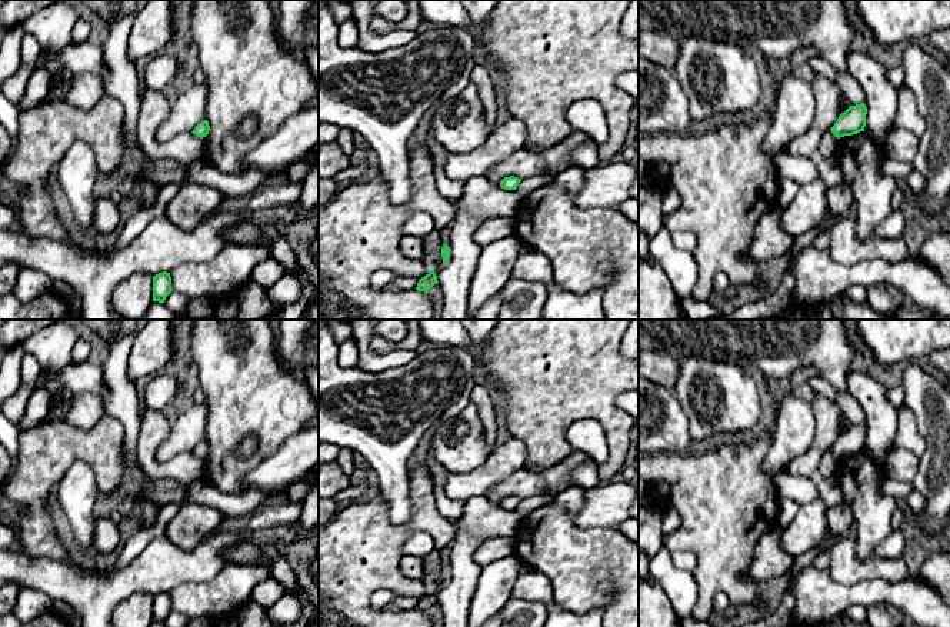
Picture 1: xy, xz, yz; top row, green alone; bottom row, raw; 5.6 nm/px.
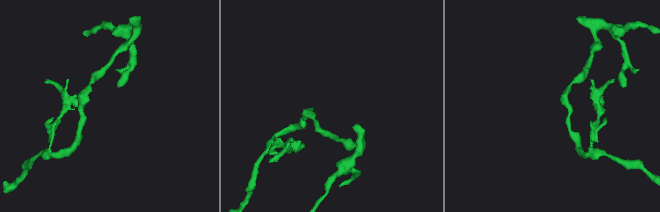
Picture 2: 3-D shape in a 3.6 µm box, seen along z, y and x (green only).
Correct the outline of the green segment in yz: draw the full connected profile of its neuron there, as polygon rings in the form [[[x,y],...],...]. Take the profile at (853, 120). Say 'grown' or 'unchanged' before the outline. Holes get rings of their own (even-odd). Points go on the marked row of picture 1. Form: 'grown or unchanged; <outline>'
unchanged; [[[864,103],[850,106],[844,113],[839,116],[837,121],[830,130],[837,139],[864,131],[866,114],[867,107]]]

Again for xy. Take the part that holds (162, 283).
unchanged; [[[163,271],[153,276],[153,301],[164,303],[166,297],[173,291],[170,273]]]

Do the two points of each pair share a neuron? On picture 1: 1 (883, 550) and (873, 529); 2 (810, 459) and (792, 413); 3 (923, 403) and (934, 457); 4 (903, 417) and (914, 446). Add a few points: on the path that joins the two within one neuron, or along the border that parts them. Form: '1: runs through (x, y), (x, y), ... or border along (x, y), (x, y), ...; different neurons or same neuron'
1: border along (892, 530), (876, 546), (873, 554); different neurons
2: border along (814, 416), (813, 443), (786, 469); different neurons
3: runs through (934, 416), (934, 444); same neuron
4: runs through (907, 424), (907, 436), (910, 439); same neuron

